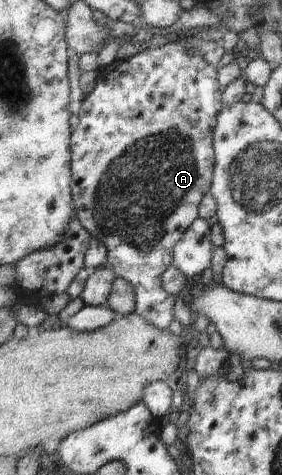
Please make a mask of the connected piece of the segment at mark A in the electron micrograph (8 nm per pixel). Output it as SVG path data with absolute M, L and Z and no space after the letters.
M181 38L179 40L173 41L172 43L168 43L157 49L145 49L142 52L137 53L133 57L127 60L114 60L111 64L105 66L98 70L98 76L96 79L96 86L93 91L87 94L82 101L81 109L78 113L79 125L77 129L73 133L73 138L71 141L72 145L72 197L75 203L76 215L78 219L81 221L81 224L92 234L92 238L96 238L98 241L101 241L105 248L108 250L108 267L116 274L116 278L125 279L133 288L134 295L136 300L136 313L140 314L147 322L152 323L153 326L157 327L161 331L169 330L169 325L175 321L175 313L173 313L173 309L175 309L175 302L177 301L177 297L169 294L165 291L162 281L162 277L168 271L169 267L172 265L172 254L173 249L176 248L179 241L185 236L185 233L193 226L193 223L200 218L199 216L199 207L203 202L203 197L206 194L210 194L212 189L212 182L214 179L214 166L216 165L216 153L214 150L214 130L216 129L217 117L220 116L220 112L224 107L223 103L223 87L221 87L218 81L218 67L210 65L205 57L202 55L200 50L191 50L185 43L185 38Z

